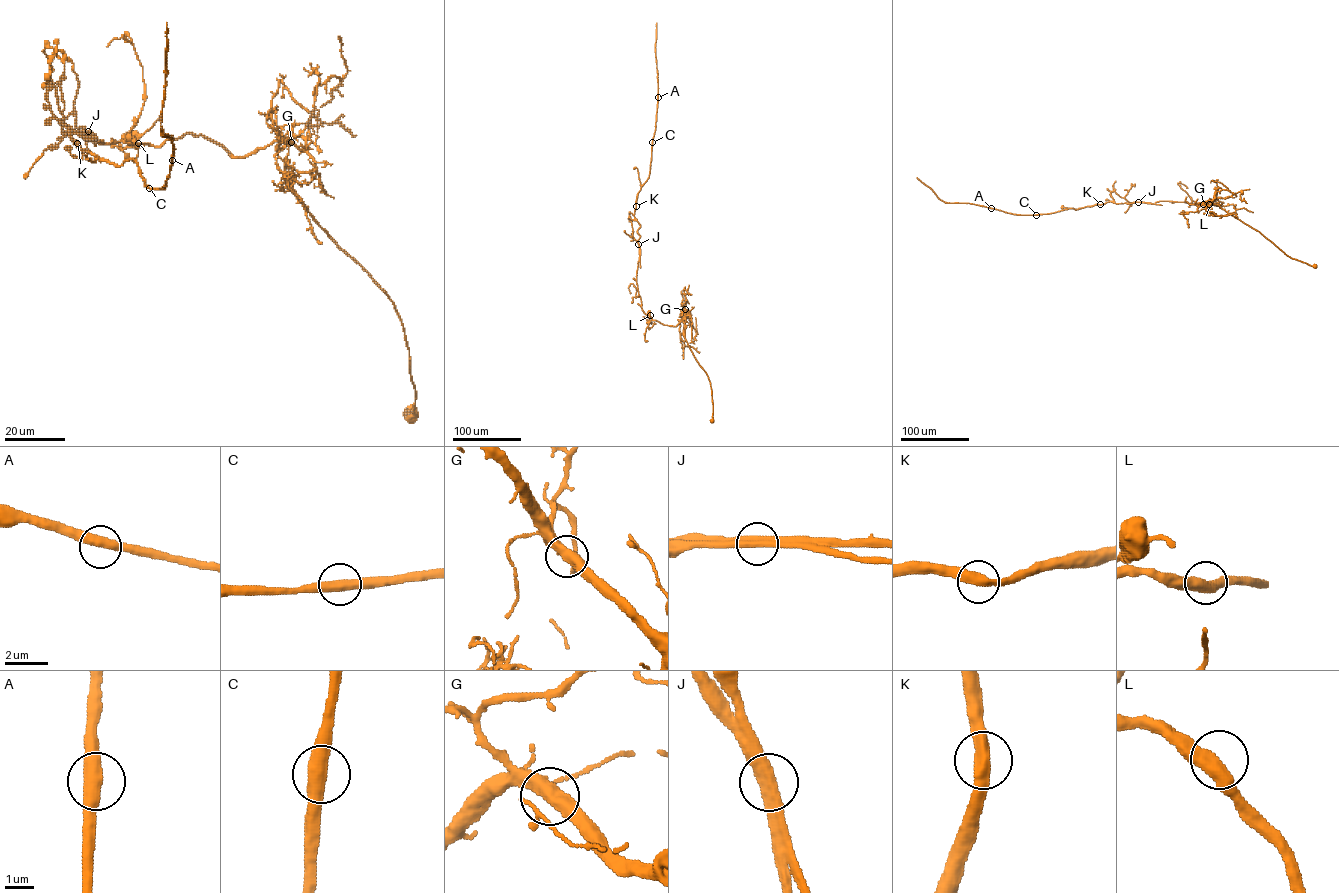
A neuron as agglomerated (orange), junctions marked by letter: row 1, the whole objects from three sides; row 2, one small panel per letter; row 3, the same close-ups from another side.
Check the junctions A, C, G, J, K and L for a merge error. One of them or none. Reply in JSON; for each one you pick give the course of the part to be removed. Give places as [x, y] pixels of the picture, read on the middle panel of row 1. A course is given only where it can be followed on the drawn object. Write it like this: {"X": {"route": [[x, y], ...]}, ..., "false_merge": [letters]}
{"J": {"route": [[638, 244], [640, 236], [637, 230], [640, 225], [634, 216], [636, 201], [649, 176], [655, 128], [656, 23]]}, "false_merge": ["J"]}

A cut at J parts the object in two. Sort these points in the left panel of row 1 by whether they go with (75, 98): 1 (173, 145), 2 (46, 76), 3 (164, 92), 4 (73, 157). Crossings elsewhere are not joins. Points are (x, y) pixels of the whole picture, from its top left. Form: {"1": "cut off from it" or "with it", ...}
{"1": "cut off from it", "2": "cut off from it", "3": "cut off from it", "4": "cut off from it"}

